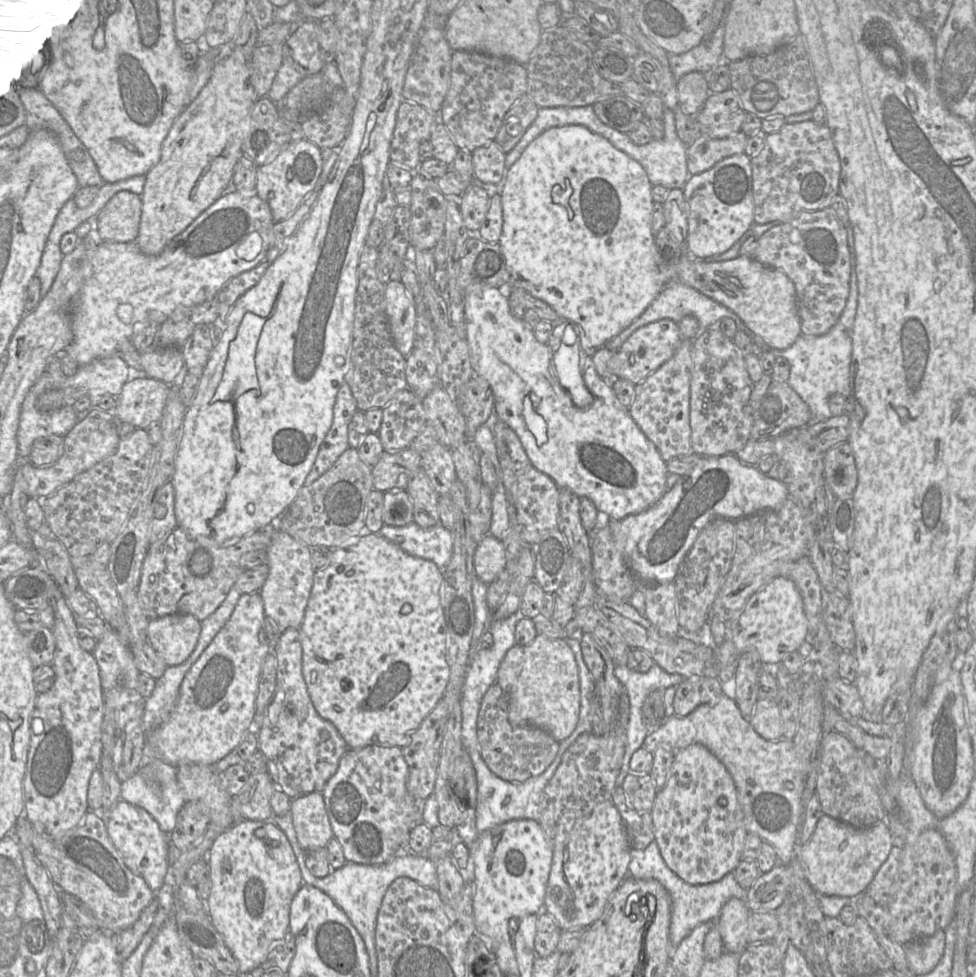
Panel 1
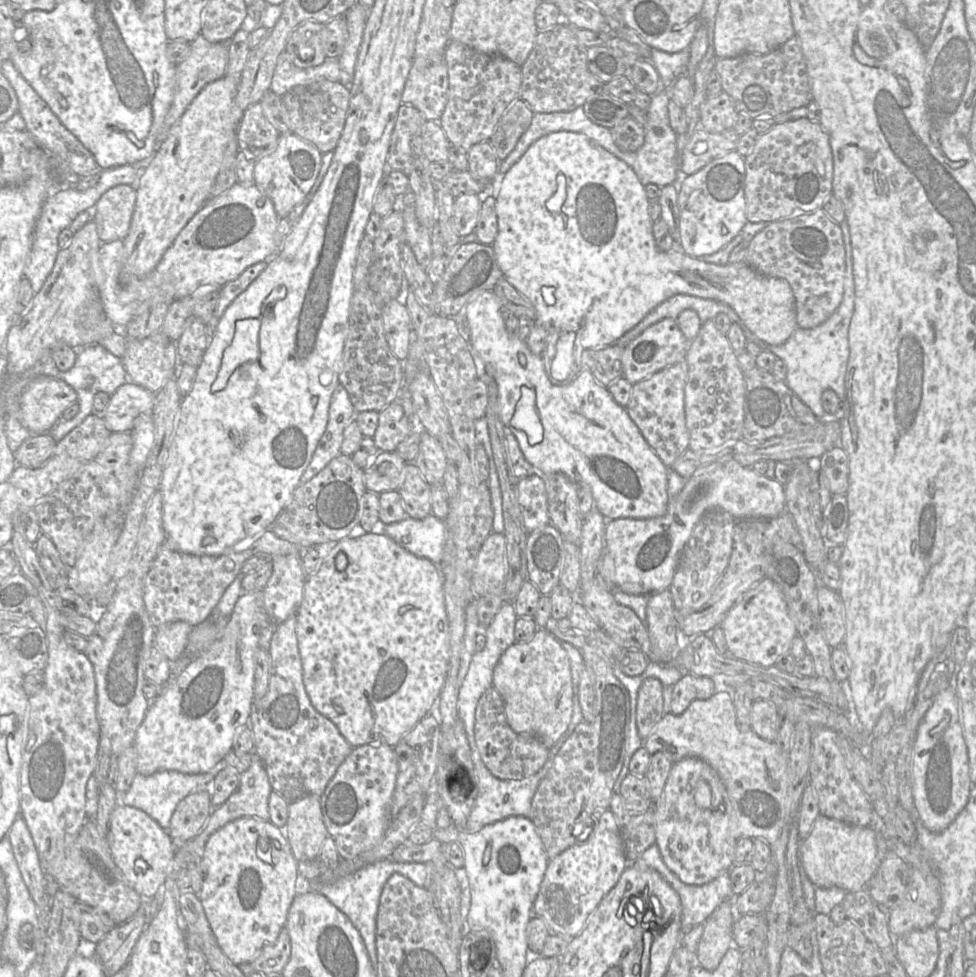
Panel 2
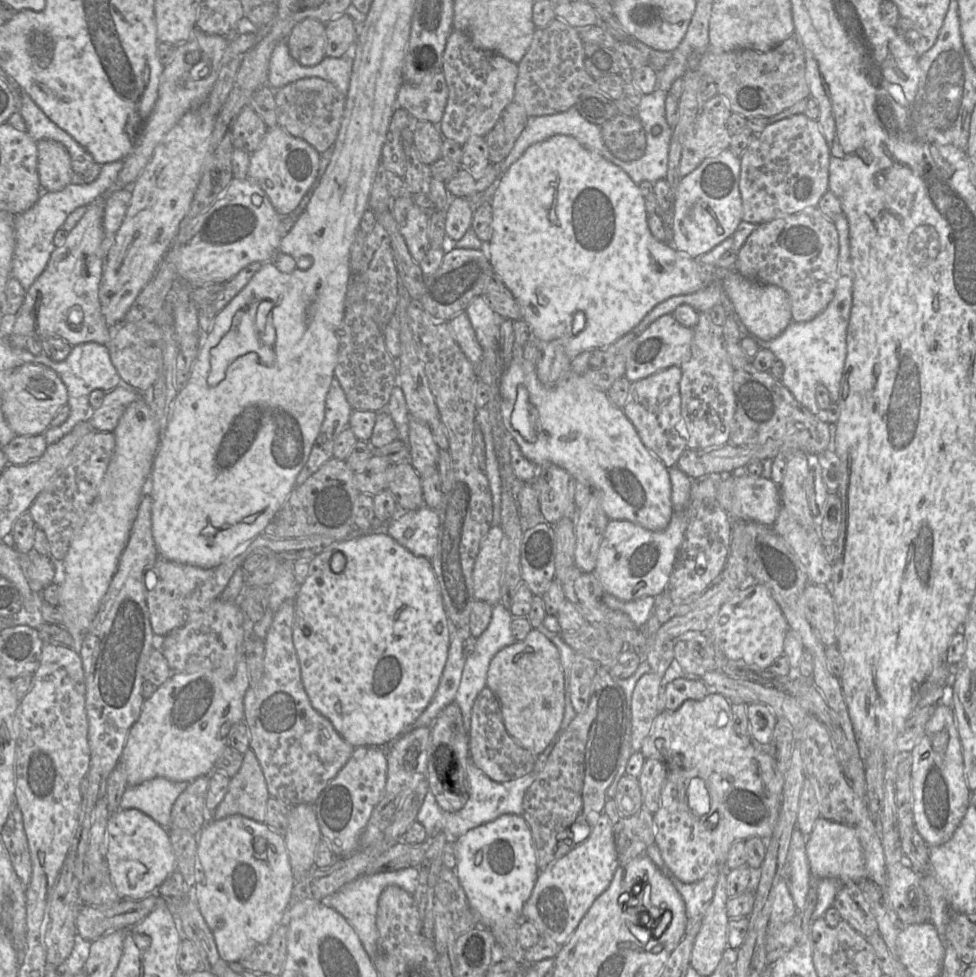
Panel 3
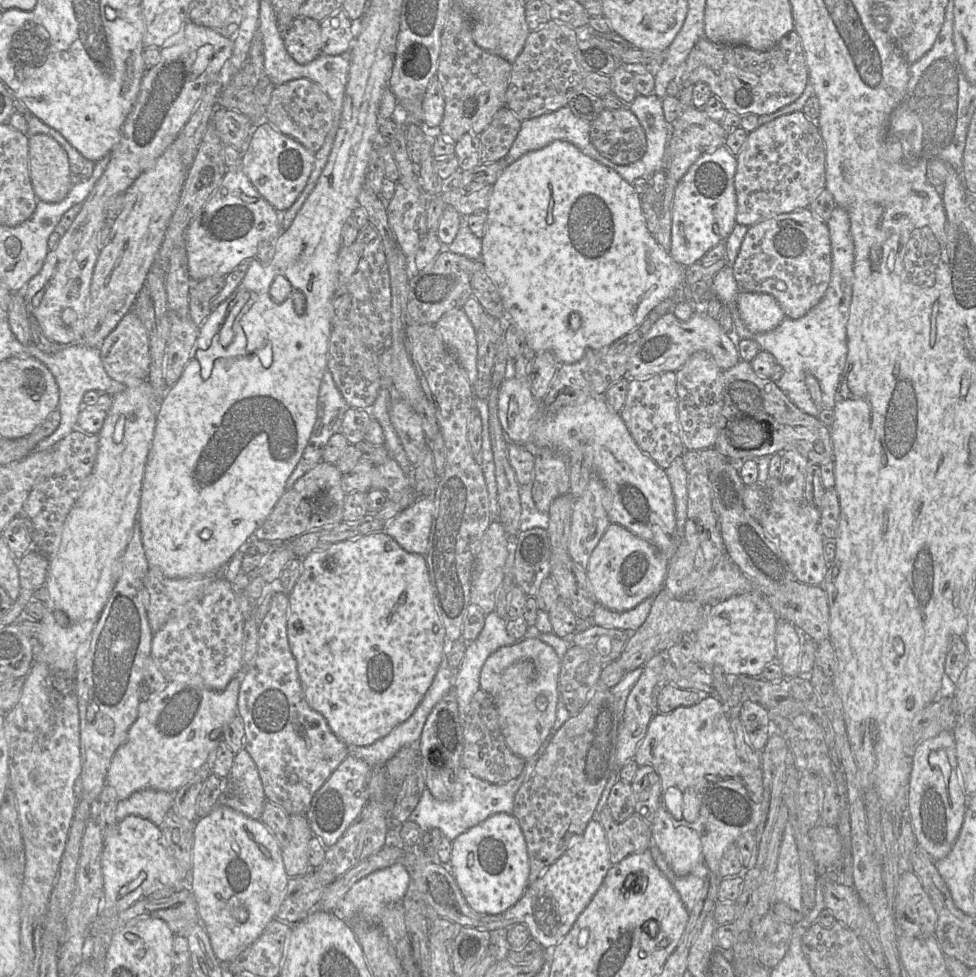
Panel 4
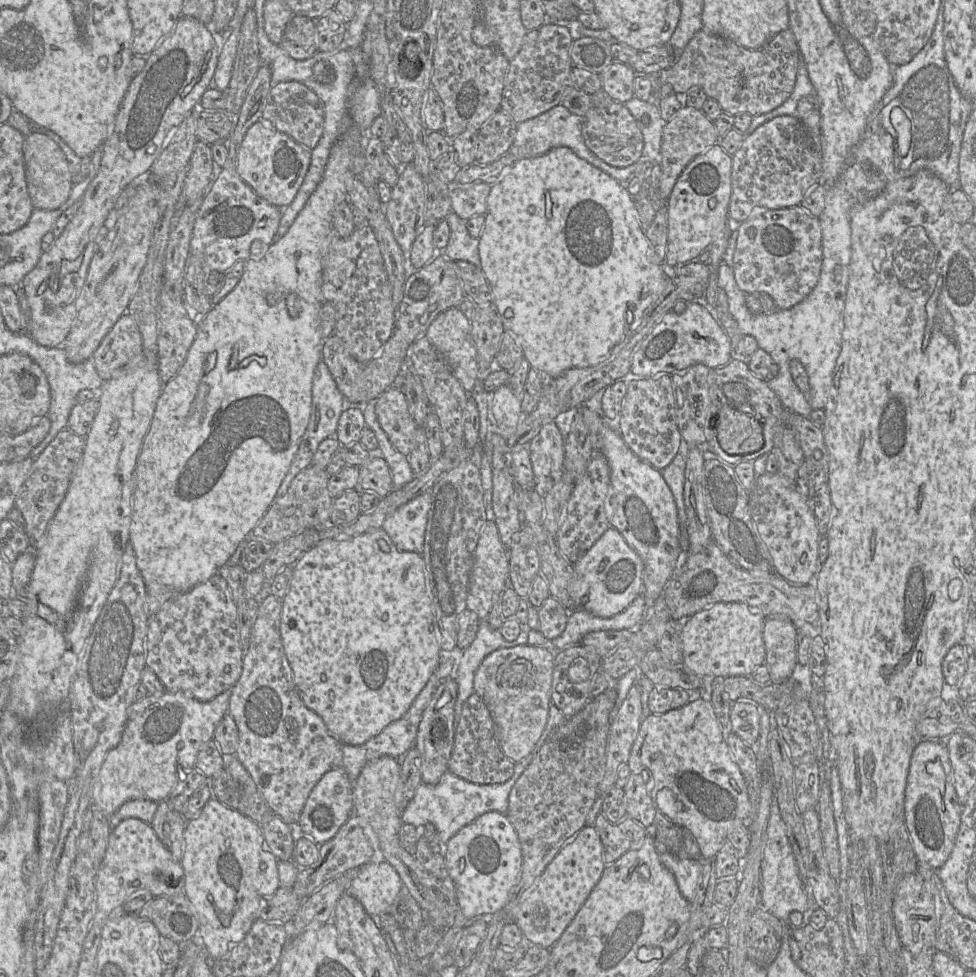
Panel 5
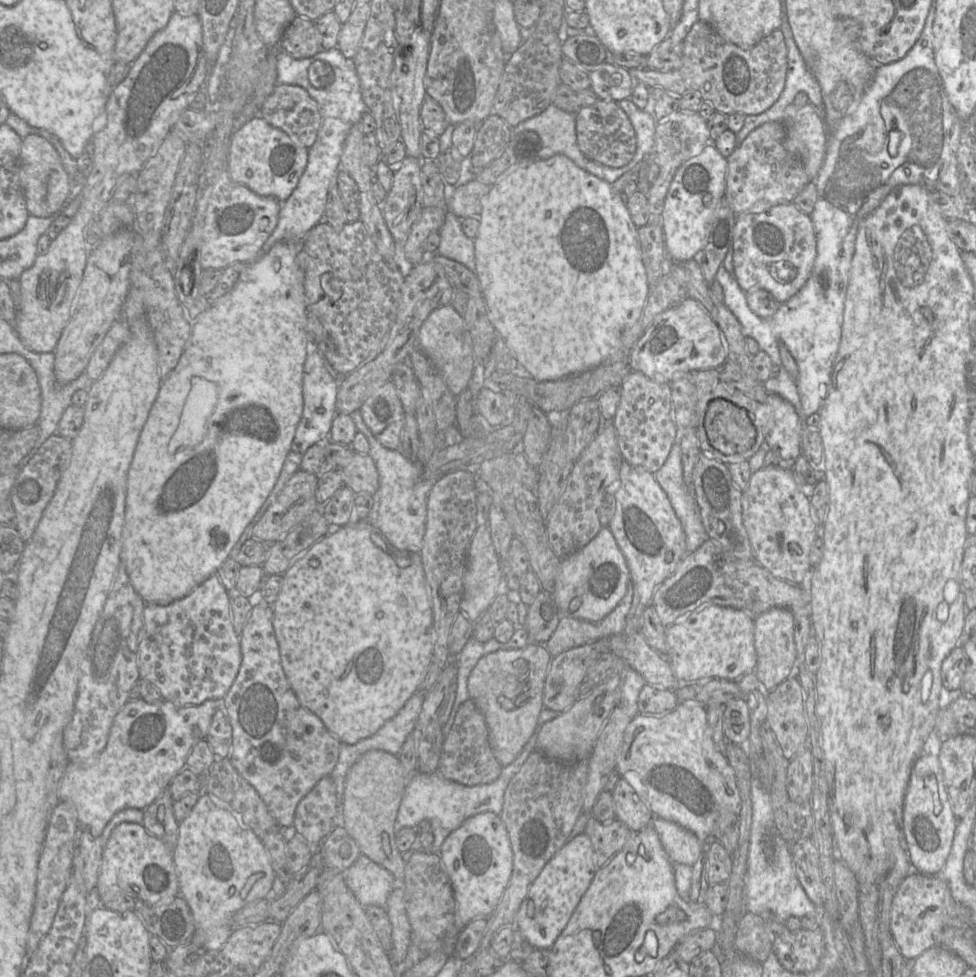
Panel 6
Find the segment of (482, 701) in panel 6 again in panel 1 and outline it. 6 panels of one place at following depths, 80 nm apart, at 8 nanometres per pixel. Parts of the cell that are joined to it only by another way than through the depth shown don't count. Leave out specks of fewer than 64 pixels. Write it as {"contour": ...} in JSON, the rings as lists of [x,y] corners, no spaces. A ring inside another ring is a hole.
{"contour":[[[537,634],[527,645],[515,644],[501,661],[496,683],[508,697],[508,720],[511,724],[538,727],[558,742],[575,730],[580,713],[579,672],[565,639]]]}

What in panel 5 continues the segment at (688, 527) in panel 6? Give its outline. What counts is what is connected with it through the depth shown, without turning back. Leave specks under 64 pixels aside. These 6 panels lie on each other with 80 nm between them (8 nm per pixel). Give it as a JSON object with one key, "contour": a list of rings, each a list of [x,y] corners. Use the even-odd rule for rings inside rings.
{"contour":[[[678,452],[671,463],[661,470],[661,474],[674,497],[679,526],[679,545],[683,553],[687,553],[689,548],[687,515],[684,503],[685,468],[686,458],[682,456],[680,452]]]}

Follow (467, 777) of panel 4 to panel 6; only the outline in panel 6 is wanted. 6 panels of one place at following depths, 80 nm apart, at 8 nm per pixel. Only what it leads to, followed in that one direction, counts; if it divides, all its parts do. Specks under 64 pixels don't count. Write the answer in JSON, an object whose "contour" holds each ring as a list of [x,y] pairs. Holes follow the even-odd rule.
{"contour":[[[540,729],[534,733],[524,745],[517,758],[509,765],[502,768],[501,774],[493,782],[475,786],[466,786],[456,781],[443,777],[440,773],[421,773],[418,771],[410,782],[406,785],[403,798],[394,825],[395,833],[403,827],[416,828],[424,819],[428,819],[432,824],[434,842],[431,849],[424,849],[417,837],[411,849],[402,853],[403,859],[407,862],[416,851],[427,851],[439,853],[441,845],[447,836],[457,829],[468,818],[491,811],[500,815],[504,804],[504,794],[514,775],[520,770],[530,754],[537,750],[536,742]]]}

